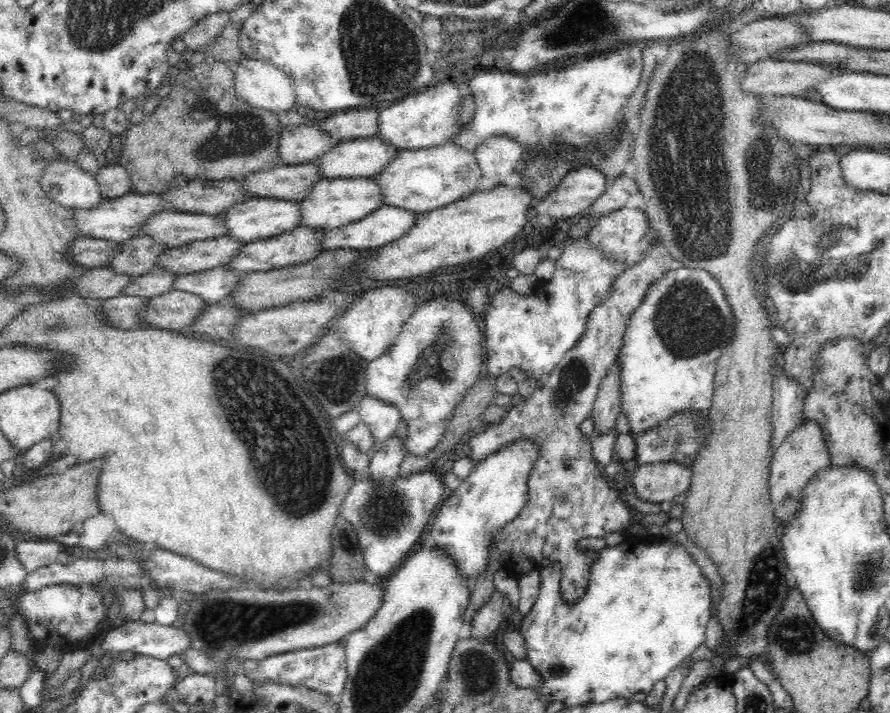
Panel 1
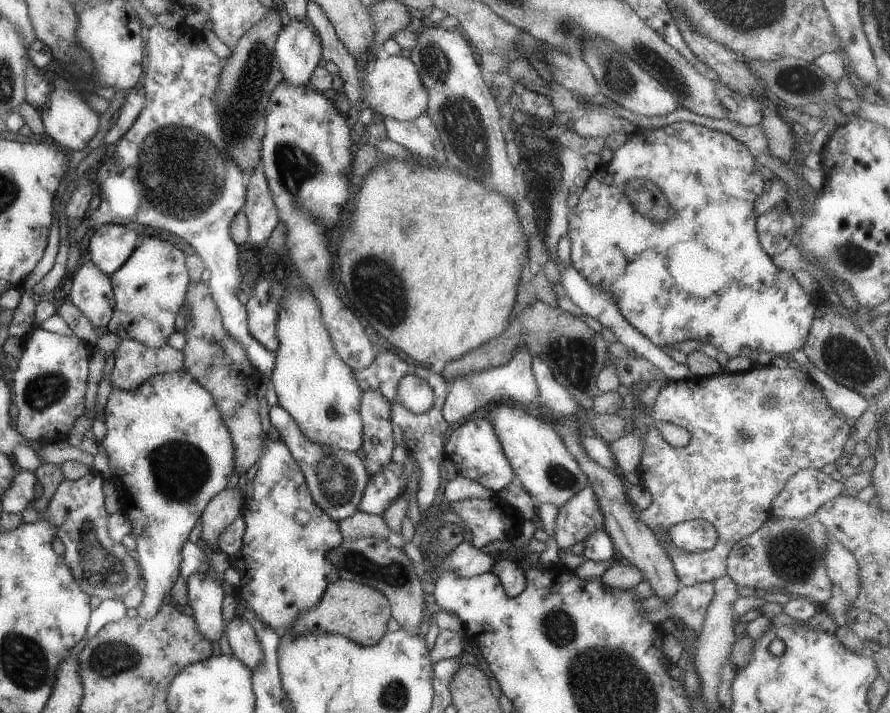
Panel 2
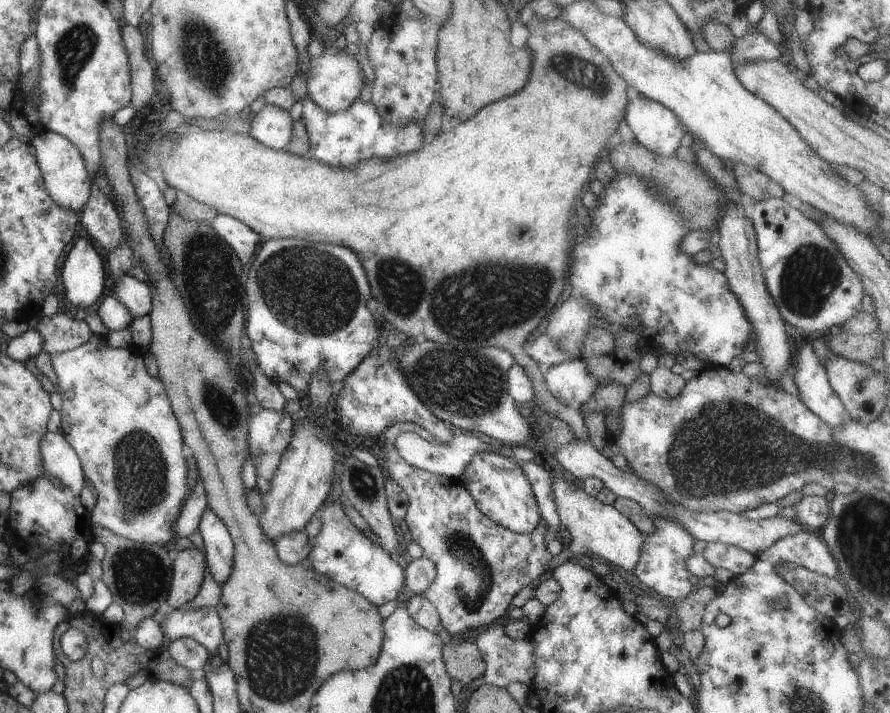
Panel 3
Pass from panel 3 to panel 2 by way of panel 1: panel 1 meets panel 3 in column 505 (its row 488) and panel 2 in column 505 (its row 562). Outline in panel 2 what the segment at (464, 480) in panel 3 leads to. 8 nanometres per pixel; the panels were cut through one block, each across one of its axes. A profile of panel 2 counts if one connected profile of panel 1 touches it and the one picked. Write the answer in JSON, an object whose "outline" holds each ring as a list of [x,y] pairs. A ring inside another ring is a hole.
{"outline":[[[463,420],[457,428],[451,430],[449,438],[443,443],[442,453],[441,467],[445,468],[449,476],[461,475],[470,478],[494,493],[514,480],[512,468],[501,450],[499,439],[487,420]]]}

